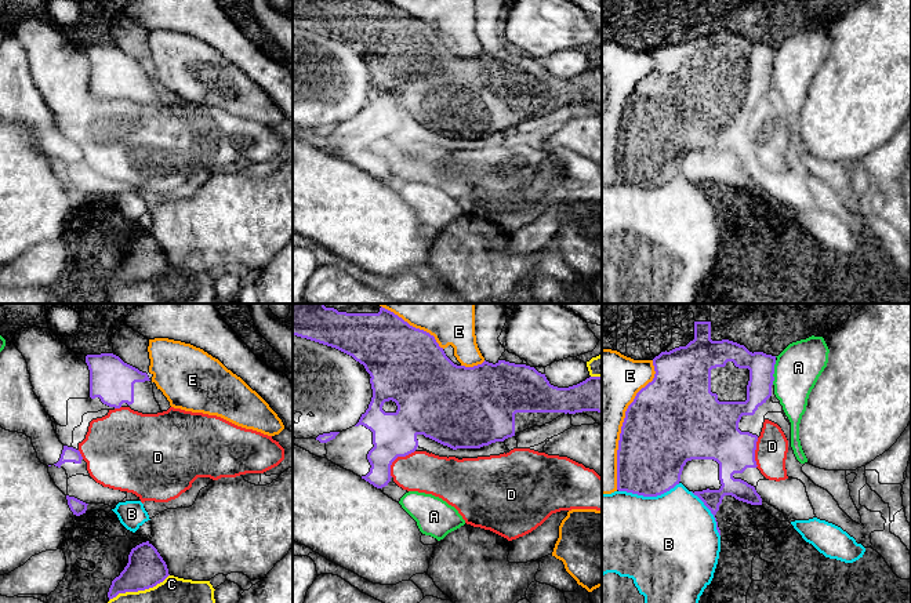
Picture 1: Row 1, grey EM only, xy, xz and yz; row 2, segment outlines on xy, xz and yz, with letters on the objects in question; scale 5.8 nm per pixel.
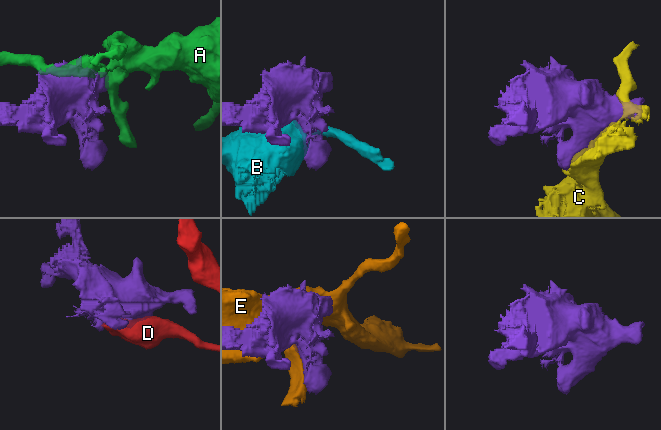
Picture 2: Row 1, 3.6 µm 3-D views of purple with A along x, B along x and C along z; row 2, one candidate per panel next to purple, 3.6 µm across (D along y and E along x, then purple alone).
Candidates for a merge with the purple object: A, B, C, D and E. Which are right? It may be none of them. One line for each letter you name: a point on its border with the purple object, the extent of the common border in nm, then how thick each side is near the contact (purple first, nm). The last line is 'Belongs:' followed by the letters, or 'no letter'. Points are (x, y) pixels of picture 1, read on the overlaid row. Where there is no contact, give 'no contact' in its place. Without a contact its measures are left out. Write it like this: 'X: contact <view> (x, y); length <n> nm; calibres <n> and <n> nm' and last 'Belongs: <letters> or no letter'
Belongs: no letter

